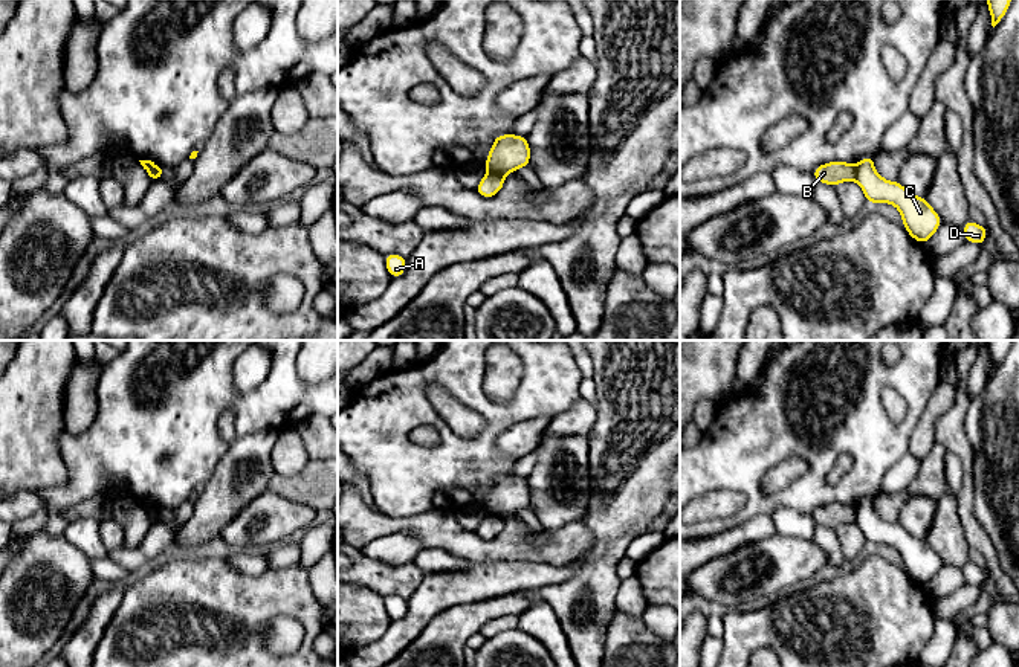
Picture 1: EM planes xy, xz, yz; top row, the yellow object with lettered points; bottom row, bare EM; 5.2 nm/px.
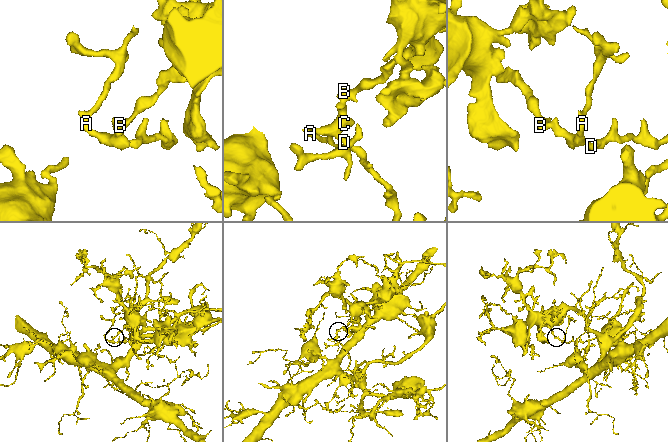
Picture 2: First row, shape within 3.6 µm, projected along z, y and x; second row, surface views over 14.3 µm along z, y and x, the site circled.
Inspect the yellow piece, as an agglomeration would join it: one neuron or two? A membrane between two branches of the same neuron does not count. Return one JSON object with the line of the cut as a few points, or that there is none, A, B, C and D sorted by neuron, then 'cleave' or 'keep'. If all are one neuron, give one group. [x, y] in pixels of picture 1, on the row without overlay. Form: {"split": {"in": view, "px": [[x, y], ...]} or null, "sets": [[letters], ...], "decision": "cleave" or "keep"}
{"split": {"in": "xz", "px": [[489, 513], [503, 518]]}, "sets": [["A", "C", "D"], ["B"]], "decision": "cleave"}

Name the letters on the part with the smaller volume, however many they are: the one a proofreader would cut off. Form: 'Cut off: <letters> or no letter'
Cut off: B

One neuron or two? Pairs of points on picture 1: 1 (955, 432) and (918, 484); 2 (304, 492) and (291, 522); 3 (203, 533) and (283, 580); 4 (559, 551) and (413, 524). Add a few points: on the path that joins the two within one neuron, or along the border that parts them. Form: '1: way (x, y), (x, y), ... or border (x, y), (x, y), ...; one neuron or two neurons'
1: border (937, 441), (947, 451); two neurons
2: border (266, 490), (307, 504), (315, 512); two neurons
3: border (202, 551), (185, 554); two neurons
4: way (523, 550), (477, 550), (449, 536); one neuron

